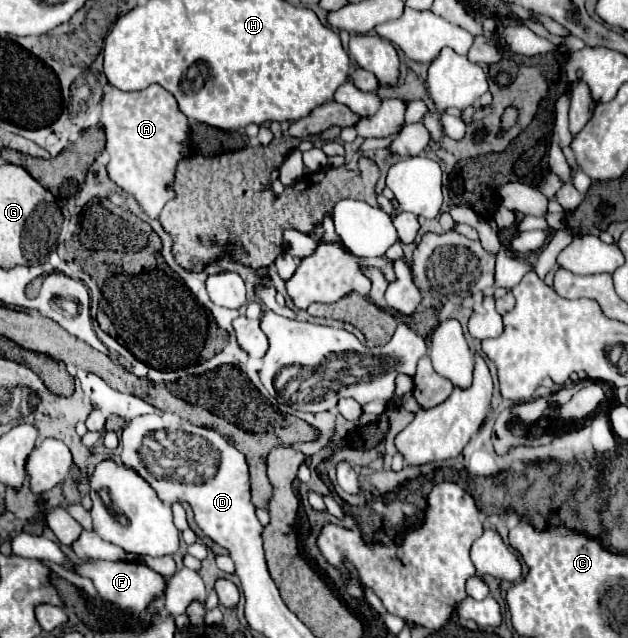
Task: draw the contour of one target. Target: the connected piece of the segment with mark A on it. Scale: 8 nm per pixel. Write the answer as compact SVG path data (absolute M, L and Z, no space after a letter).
M148 85L146 89L132 91L132 93L124 93L124 91L114 87L114 89L104 93L100 123L104 125L106 151L110 155L110 161L108 161L110 179L120 189L132 193L150 217L158 217L162 207L166 205L166 201L174 197L174 191L170 189L170 183L174 177L174 167L182 157L186 157L190 153L186 115L178 109L176 99L166 89L162 89L160 85Z

